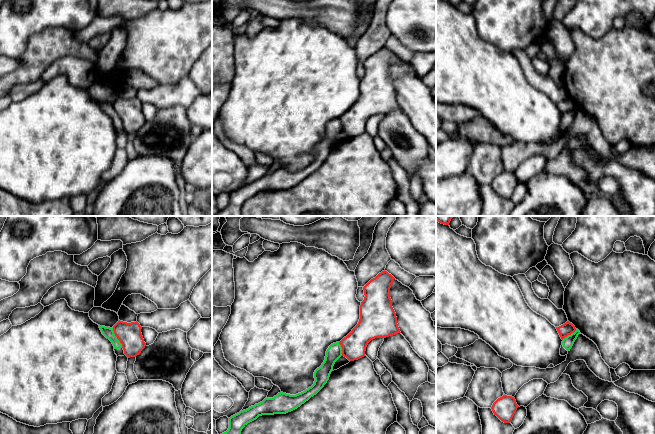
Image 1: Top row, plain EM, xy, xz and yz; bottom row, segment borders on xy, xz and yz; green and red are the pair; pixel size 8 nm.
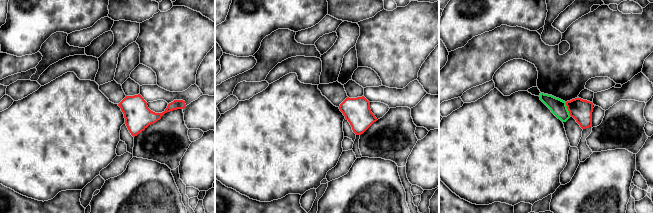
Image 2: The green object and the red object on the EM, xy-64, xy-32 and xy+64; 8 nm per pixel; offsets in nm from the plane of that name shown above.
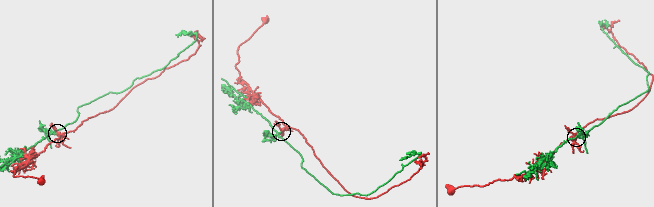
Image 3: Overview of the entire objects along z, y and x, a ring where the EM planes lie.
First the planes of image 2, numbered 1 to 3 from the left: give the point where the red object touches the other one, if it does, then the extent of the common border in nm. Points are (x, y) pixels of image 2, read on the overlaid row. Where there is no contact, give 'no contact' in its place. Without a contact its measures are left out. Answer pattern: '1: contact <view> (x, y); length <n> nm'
1: no contact
2: no contact
3: contact xy+64 (567, 109); length 120 nm

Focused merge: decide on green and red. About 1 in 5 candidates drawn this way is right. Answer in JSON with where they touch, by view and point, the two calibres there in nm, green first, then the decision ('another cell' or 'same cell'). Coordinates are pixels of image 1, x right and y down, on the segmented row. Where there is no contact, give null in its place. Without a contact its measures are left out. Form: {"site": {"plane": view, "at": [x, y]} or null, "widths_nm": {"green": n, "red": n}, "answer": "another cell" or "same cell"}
{"site": {"plane": "xy", "at": [116, 338]}, "widths_nm": {"green": 90, "red": 190}, "answer": "another cell"}

